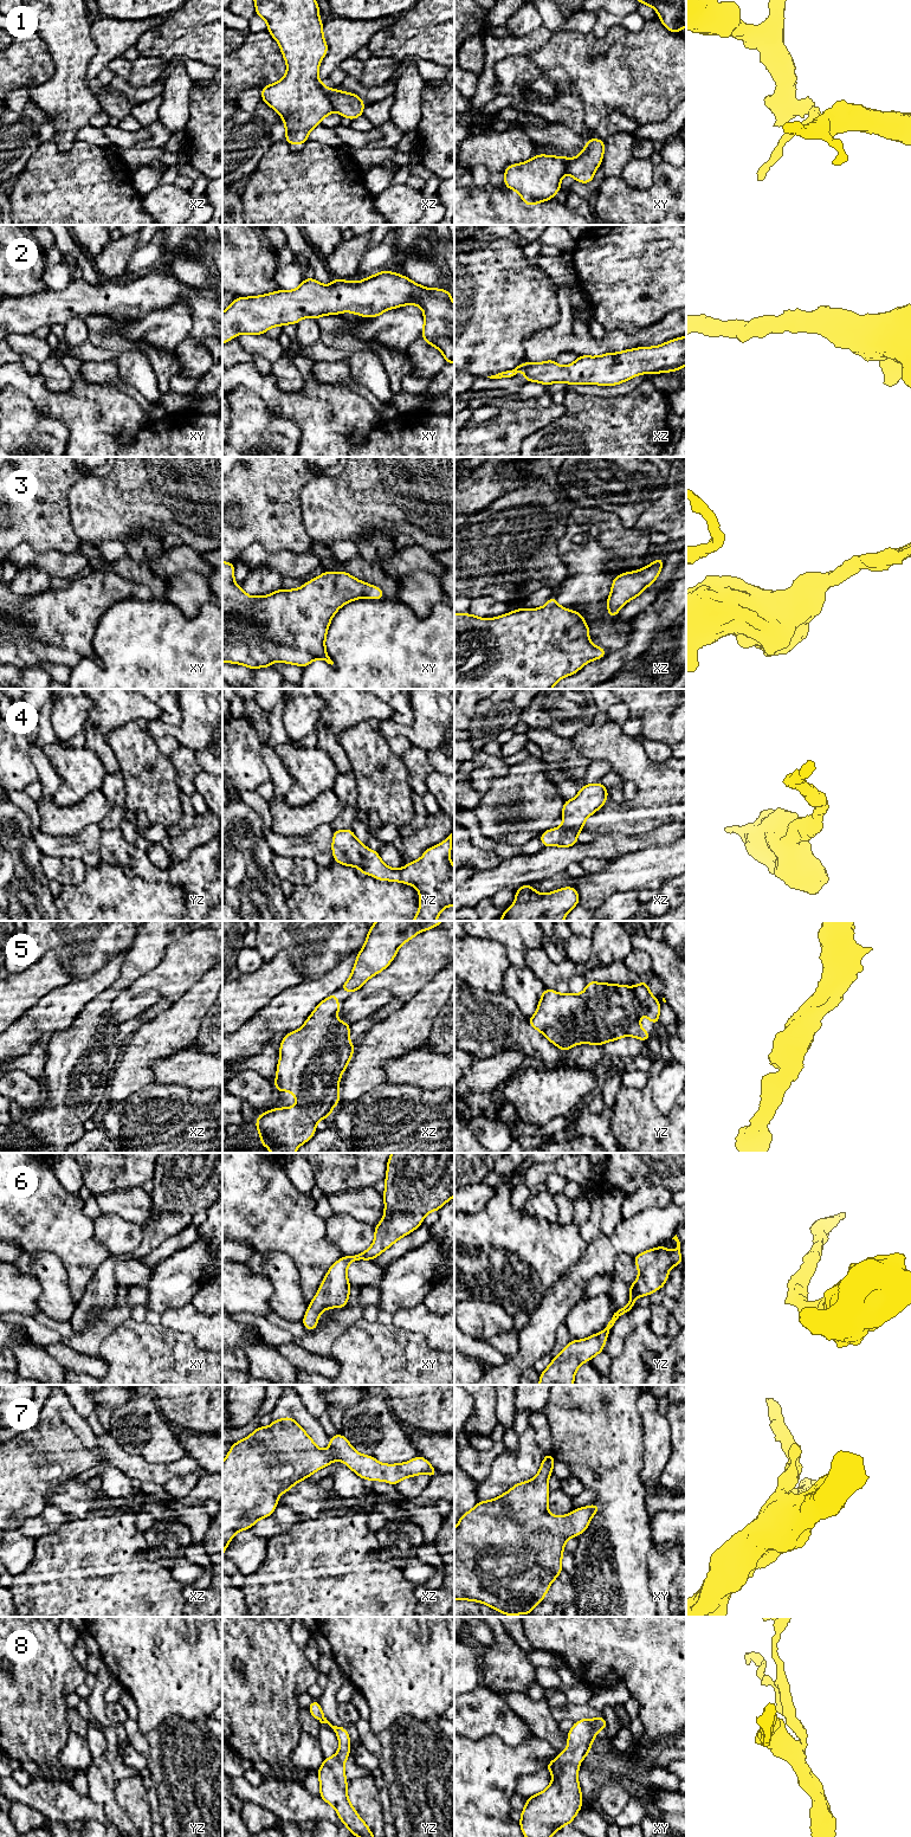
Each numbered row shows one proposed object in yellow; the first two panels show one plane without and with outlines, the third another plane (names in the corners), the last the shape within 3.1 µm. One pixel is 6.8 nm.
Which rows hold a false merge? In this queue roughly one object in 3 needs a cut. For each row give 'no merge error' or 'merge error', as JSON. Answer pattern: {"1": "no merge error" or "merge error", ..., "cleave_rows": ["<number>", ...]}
{"1": "merge error", "2": "no merge error", "3": "no merge error", "4": "no merge error", "5": "no merge error", "6": "no merge error", "7": "no merge error", "8": "no merge error", "cleave_rows": ["1"]}

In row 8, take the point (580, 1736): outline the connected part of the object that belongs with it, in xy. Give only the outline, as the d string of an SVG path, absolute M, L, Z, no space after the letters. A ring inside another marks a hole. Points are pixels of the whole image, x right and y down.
M601 1715L595 1720L590 1717L579 1720L570 1728L567 1734L567 1749L558 1753L558 1757L544 1767L554 1775L550 1785L544 1791L526 1798L526 1805L519 1819L524 1837L553 1837L562 1826L571 1824L582 1809L582 1793L577 1779L580 1762L590 1753L590 1745L596 1739L596 1733L605 1730L606 1727L607 1720Z

